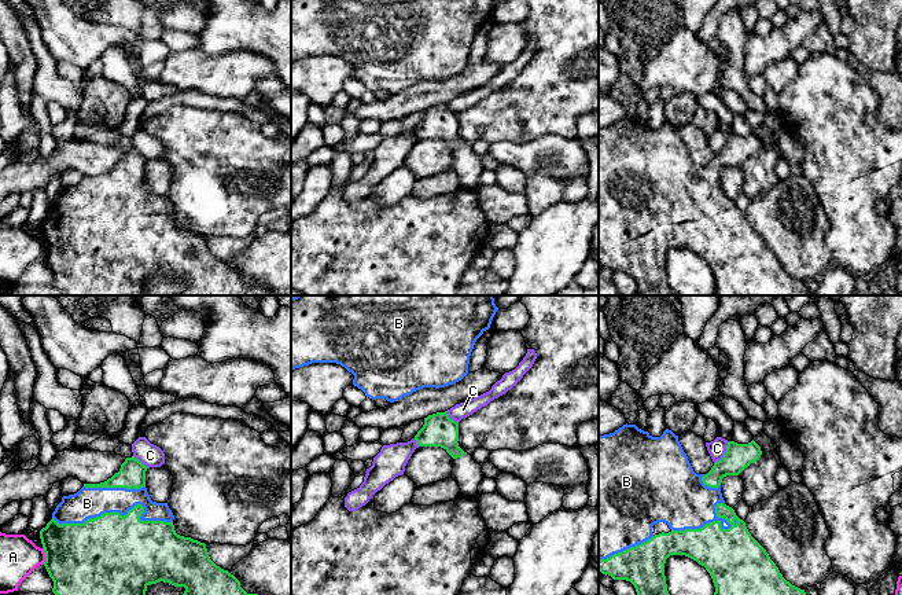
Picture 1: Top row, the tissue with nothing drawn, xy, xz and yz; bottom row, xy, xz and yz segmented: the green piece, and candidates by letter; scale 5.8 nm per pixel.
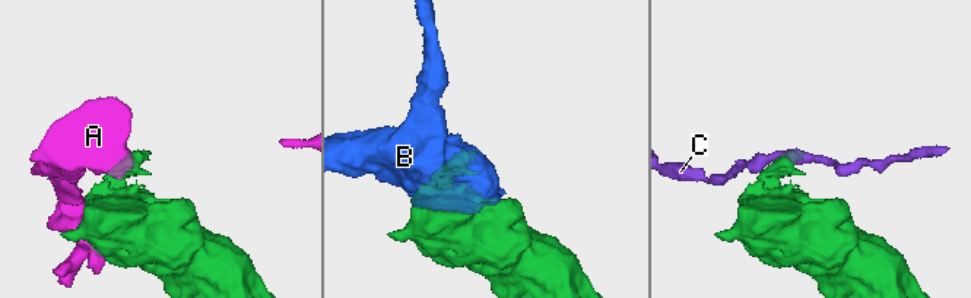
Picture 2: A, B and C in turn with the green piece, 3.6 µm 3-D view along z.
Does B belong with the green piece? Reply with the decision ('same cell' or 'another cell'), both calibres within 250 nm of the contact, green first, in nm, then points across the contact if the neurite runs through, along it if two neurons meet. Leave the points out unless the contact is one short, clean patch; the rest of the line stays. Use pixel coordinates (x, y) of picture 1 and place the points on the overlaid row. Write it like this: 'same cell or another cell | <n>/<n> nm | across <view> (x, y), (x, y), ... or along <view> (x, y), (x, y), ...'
same cell | 460/180 nm

